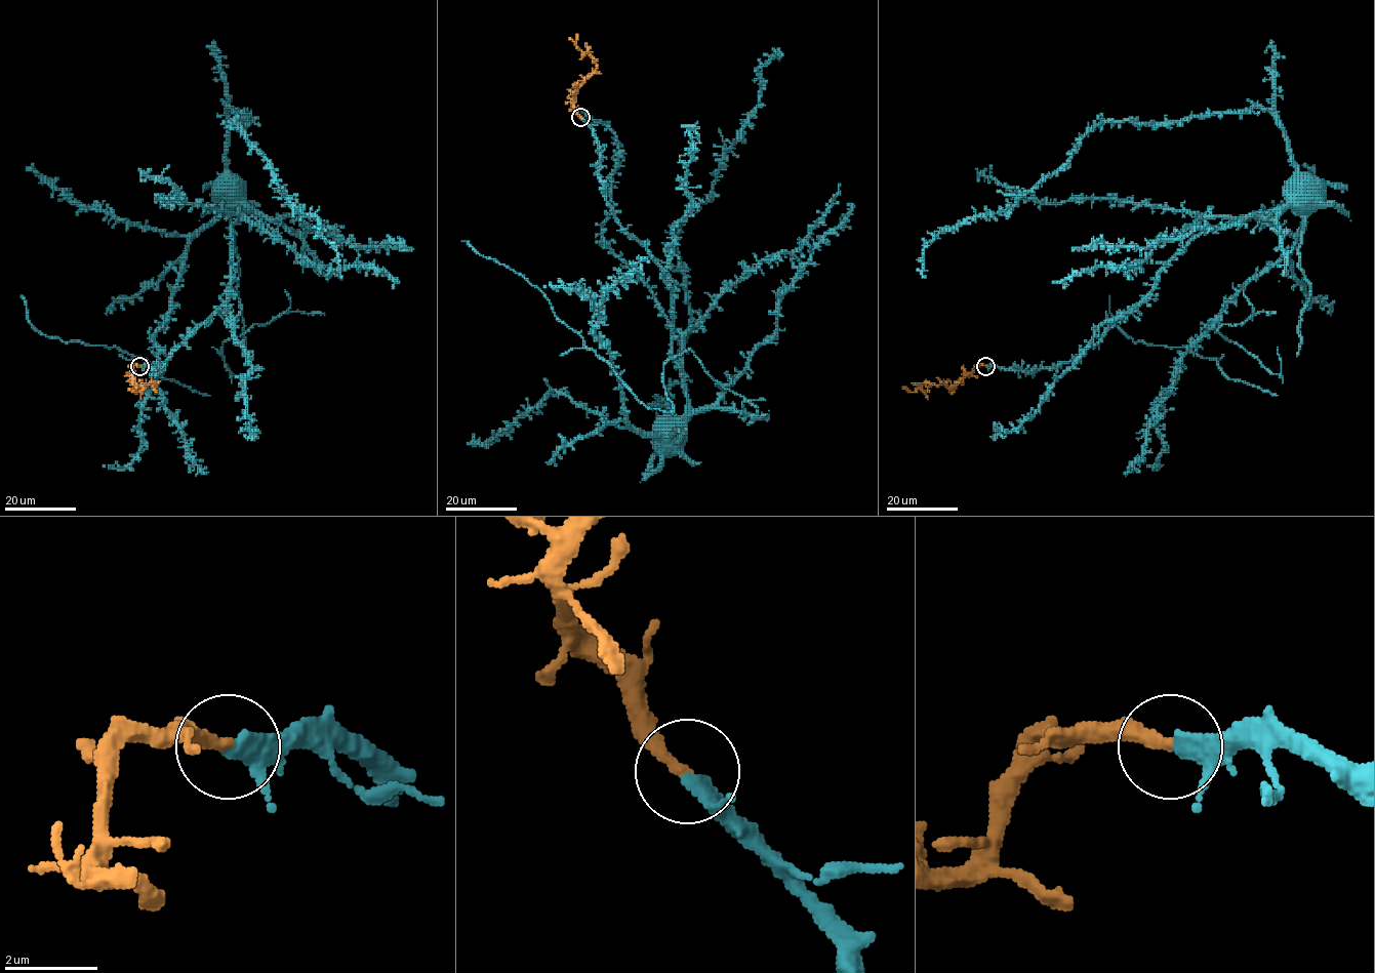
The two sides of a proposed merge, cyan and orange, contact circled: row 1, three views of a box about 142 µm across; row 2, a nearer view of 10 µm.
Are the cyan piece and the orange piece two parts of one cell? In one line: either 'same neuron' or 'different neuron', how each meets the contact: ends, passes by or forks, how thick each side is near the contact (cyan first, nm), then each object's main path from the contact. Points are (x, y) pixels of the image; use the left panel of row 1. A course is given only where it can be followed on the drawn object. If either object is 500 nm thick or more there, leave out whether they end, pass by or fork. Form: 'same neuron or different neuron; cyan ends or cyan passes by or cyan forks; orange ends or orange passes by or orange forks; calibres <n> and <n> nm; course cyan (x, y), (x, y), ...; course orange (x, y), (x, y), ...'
same neuron; cyan ends; orange ends; calibres 360 and 280 nm; course cyan (139, 365), (159, 371), (170, 353), (227, 299), (231, 227), (245, 212), (218, 192); course orange (139, 365), (131, 366), (132, 378), (144, 387), (155, 384), (148, 382), (133, 392), (136, 387)

